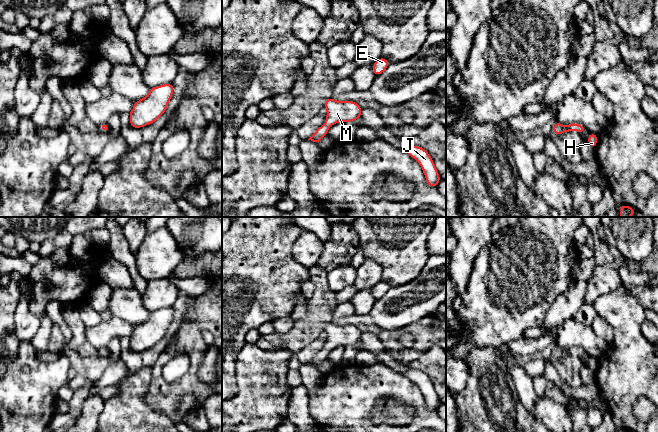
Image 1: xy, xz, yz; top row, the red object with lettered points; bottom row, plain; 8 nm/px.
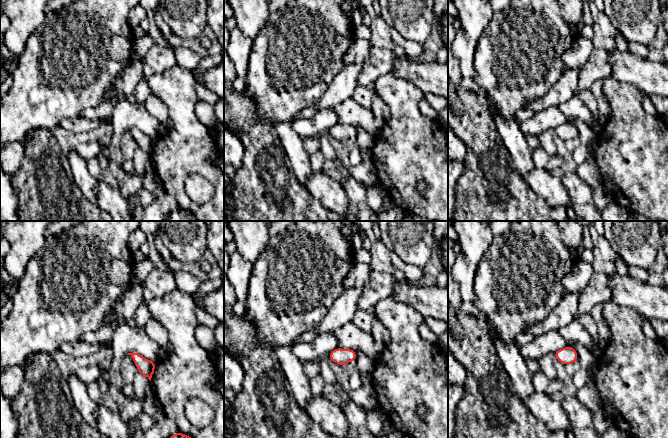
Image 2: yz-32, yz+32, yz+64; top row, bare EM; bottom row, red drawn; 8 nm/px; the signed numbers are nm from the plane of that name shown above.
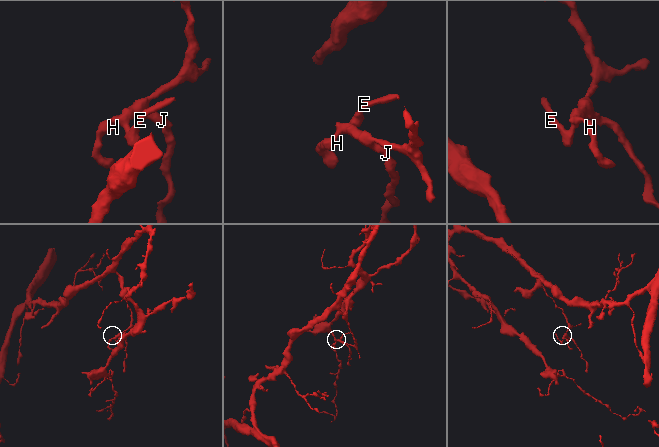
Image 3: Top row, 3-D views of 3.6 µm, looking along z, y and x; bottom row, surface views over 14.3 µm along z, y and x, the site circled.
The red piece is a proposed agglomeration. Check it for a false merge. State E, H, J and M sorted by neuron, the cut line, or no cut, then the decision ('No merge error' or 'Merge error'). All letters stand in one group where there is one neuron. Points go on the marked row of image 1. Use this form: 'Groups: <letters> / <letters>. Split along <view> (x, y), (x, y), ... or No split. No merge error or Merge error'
Groups: E H J M. No split. No merge error

